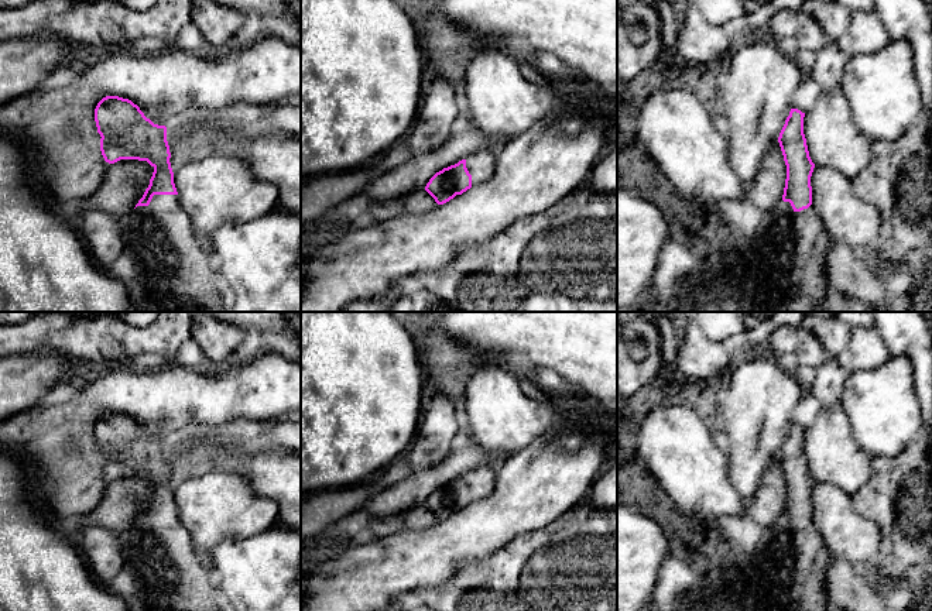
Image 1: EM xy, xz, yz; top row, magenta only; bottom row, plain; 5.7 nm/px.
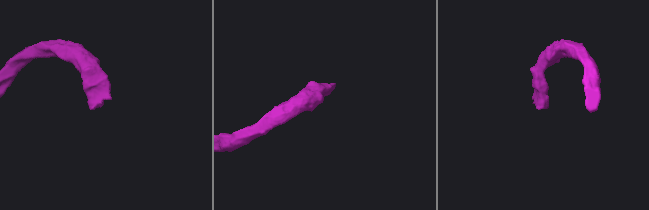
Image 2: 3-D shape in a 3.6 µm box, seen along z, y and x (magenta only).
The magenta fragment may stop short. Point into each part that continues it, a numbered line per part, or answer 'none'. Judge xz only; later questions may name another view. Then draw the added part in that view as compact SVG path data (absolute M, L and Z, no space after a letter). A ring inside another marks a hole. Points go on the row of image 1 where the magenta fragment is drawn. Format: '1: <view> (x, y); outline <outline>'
1: xz (482, 164); outline M497 147L482 148L466 158L466 168L472 175L472 186L489 181L496 171Z

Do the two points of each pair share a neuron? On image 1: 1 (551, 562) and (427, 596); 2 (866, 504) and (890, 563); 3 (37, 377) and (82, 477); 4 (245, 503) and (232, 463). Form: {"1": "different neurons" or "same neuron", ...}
{"1": "same neuron", "2": "same neuron", "3": "different neurons", "4": "different neurons"}

